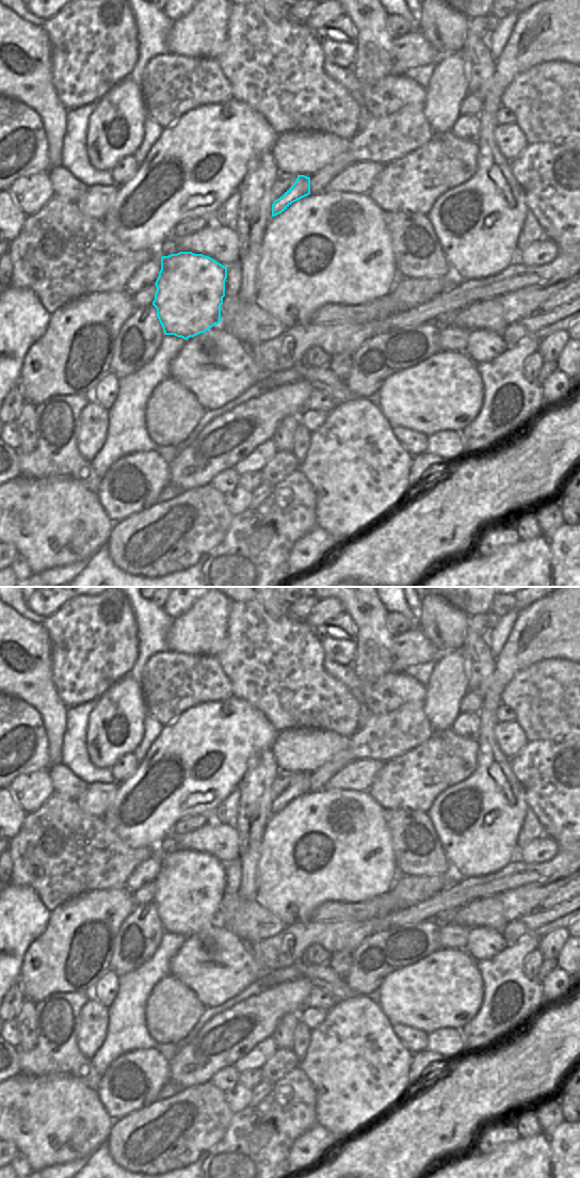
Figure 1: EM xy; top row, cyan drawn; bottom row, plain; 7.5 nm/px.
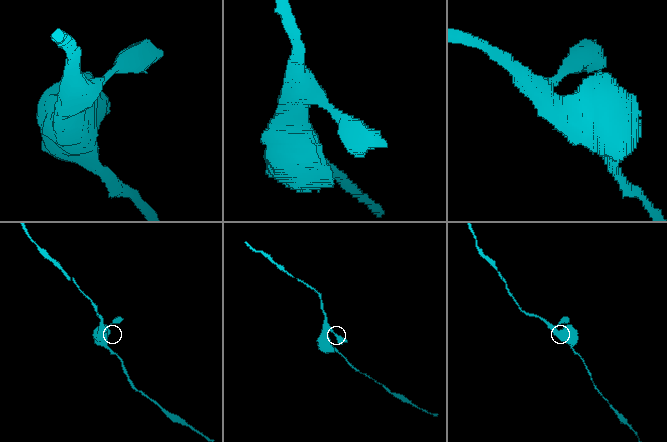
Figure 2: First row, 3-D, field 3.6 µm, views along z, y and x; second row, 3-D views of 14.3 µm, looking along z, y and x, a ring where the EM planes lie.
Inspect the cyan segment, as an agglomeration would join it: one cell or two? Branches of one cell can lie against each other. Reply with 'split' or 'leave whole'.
leave whole

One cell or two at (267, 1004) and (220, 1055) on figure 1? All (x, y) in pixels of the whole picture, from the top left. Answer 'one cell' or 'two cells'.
one cell

